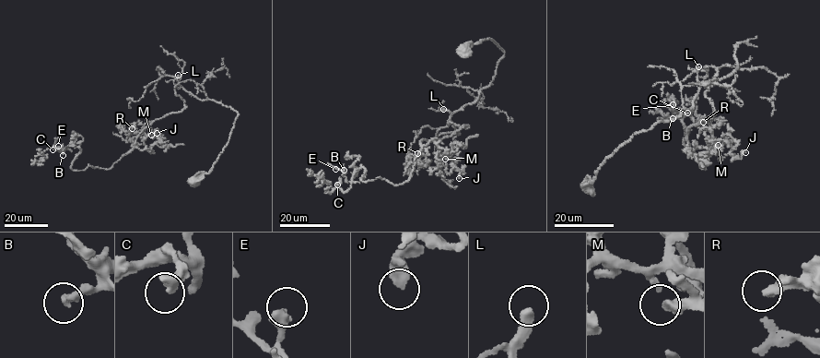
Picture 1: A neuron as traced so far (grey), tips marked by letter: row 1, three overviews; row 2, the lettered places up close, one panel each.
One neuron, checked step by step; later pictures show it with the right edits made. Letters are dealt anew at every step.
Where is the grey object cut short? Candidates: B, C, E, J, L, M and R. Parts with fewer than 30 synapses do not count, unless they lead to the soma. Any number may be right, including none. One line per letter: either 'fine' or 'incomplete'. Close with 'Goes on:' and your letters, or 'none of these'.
B: fine
C: fine
E: fine
J: fine
L: incomplete
M: fine
R: fine
Goes on: L

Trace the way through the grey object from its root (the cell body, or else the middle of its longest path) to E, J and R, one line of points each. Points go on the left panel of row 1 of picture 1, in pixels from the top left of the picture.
E: (193, 182), (238, 113), (180, 84), (184, 108), (153, 120), (109, 169), (74, 171), (80, 149), (58, 146)
J: (193, 182), (210, 171), (238, 113), (178, 84), (184, 108), (153, 120), (135, 145), (150, 152), (157, 133)
R: (193, 182), (226, 146), (238, 113), (231, 107), (178, 84), (184, 108), (153, 120), (130, 152), (132, 128)

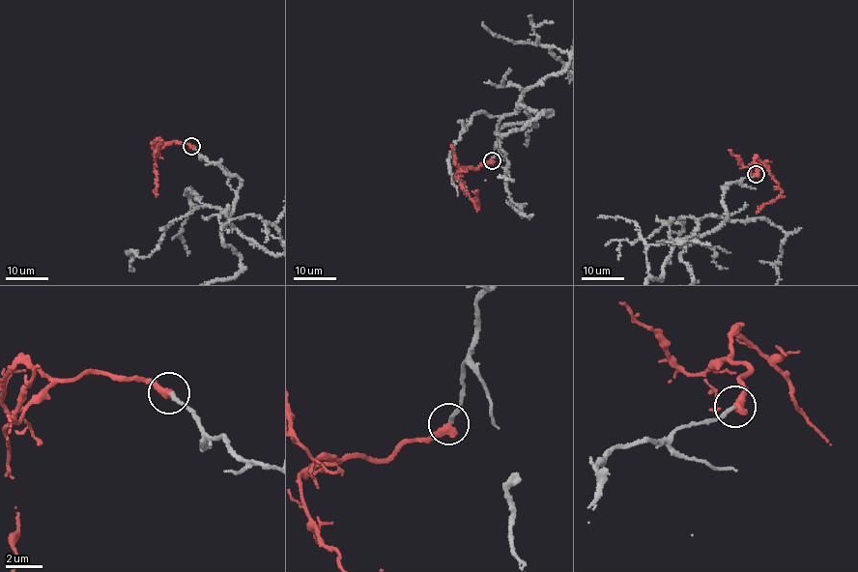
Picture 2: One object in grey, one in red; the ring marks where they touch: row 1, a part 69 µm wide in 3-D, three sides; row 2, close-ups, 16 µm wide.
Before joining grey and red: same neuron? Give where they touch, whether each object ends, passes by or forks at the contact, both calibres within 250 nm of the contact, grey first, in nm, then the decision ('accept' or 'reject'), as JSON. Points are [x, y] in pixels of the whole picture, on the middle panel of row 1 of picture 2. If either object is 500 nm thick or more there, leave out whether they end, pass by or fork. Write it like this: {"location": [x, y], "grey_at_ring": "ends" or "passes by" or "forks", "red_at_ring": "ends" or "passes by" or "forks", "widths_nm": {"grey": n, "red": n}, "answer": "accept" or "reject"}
{"location": [492, 160], "grey_at_ring": "ends", "red_at_ring": "ends", "widths_nm": {"grey": 200, "red": 480}, "answer": "reject"}

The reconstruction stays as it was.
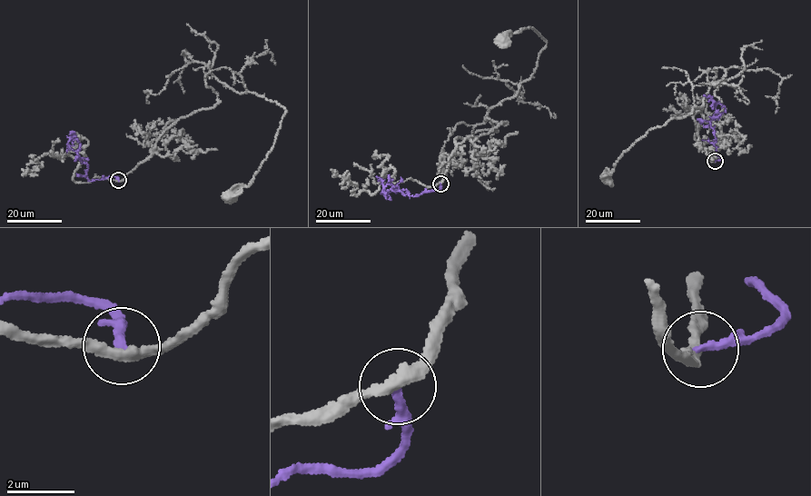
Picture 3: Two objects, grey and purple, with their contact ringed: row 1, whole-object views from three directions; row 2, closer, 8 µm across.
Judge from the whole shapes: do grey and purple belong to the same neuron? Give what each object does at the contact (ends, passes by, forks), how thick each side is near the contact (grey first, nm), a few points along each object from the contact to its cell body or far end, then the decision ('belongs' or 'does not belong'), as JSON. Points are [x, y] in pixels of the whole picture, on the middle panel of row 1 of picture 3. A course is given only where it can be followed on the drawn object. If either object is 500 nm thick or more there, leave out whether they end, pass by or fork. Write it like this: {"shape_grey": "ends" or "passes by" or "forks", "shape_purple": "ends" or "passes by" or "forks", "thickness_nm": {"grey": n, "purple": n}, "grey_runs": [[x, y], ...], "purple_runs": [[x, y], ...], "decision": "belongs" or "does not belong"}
{"shape_grey": "passes by", "shape_purple": "ends", "thickness_nm": {"grey": 320, "purple": 260}, "grey_runs": [[440, 183], [454, 140], [479, 136], [505, 124], [485, 118], [532, 74], [546, 41], [530, 27], [502, 40]], "purple_runs": [[440, 183], [438, 190], [414, 196], [396, 186], [383, 193], [381, 180], [376, 177]], "decision": "does not belong"}

